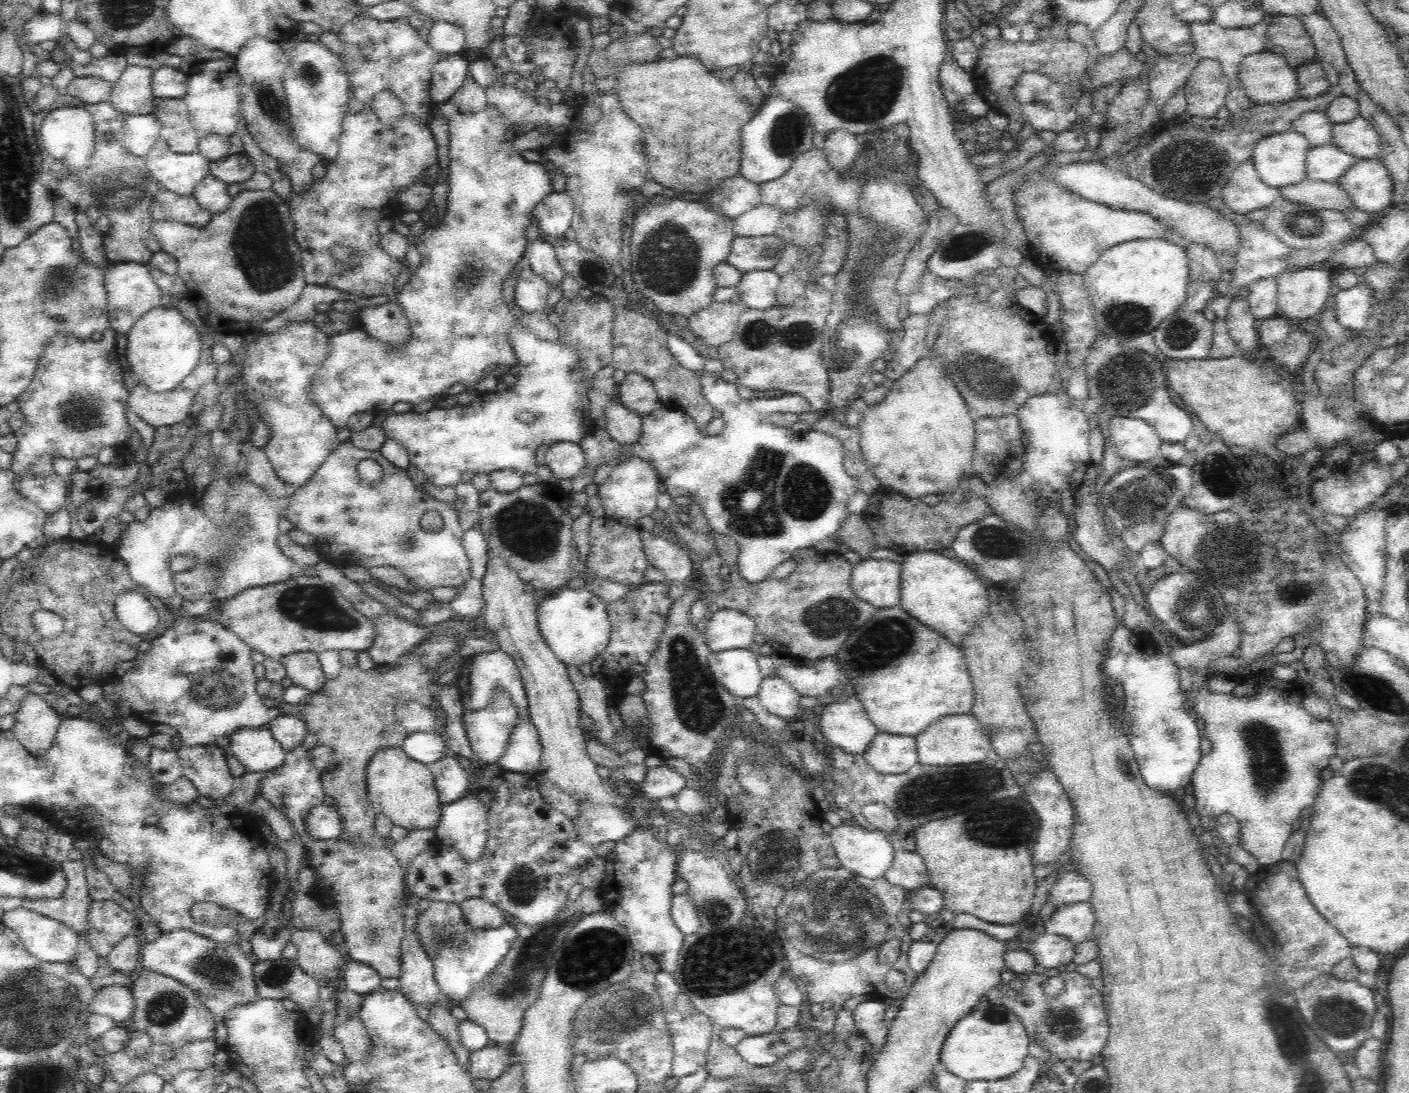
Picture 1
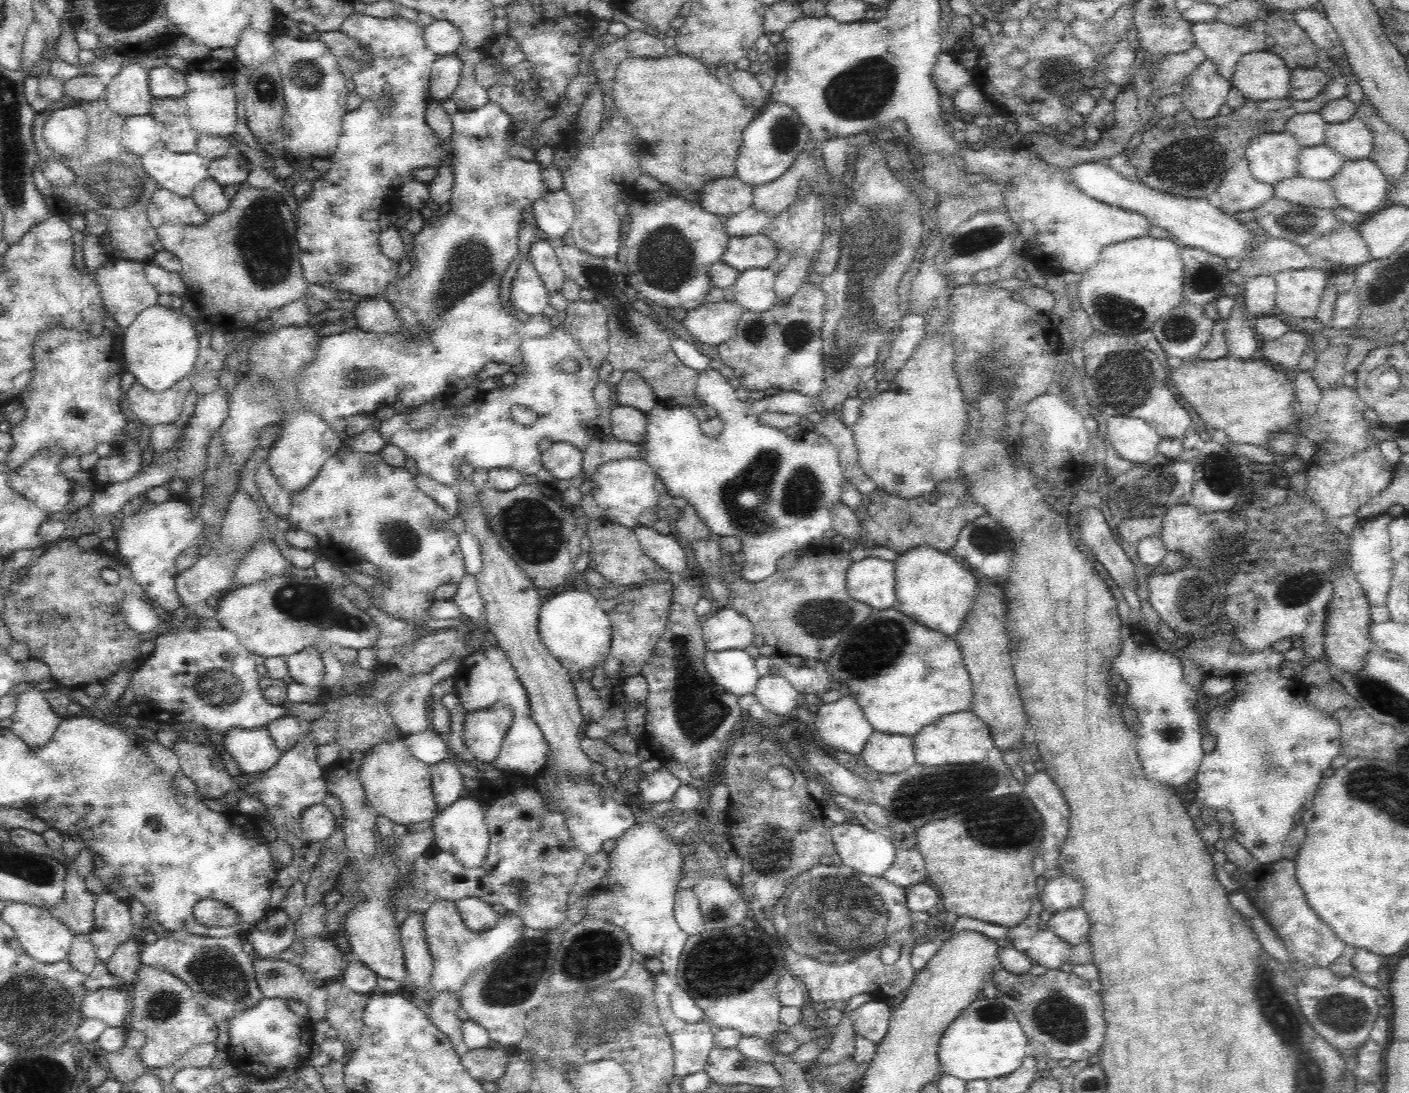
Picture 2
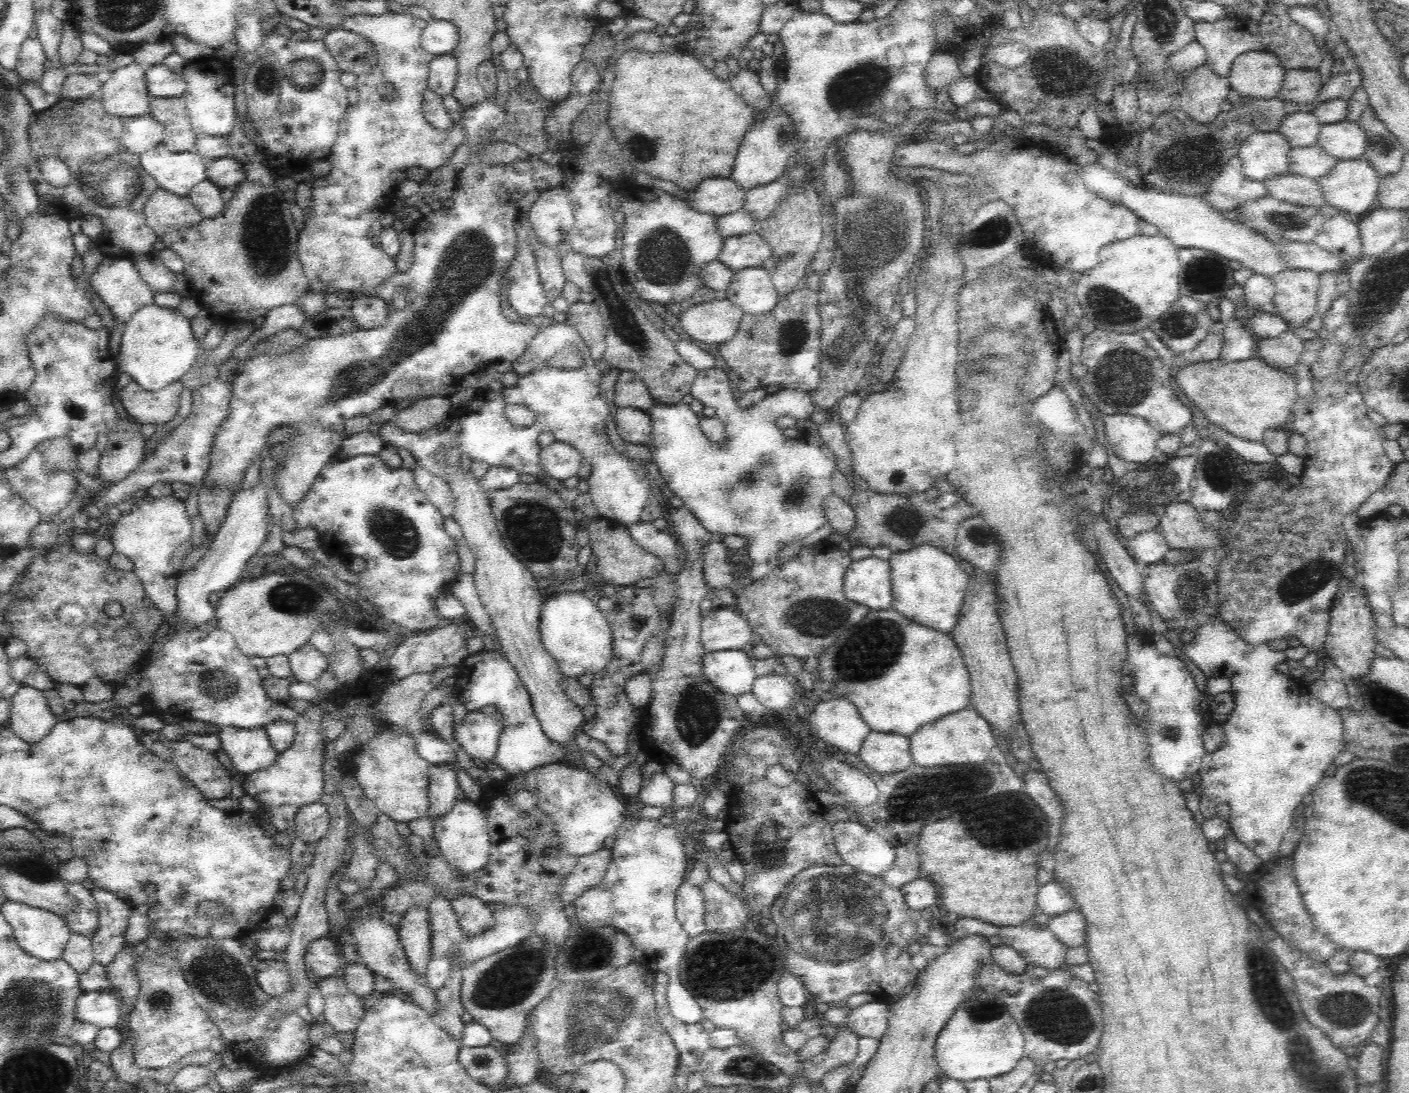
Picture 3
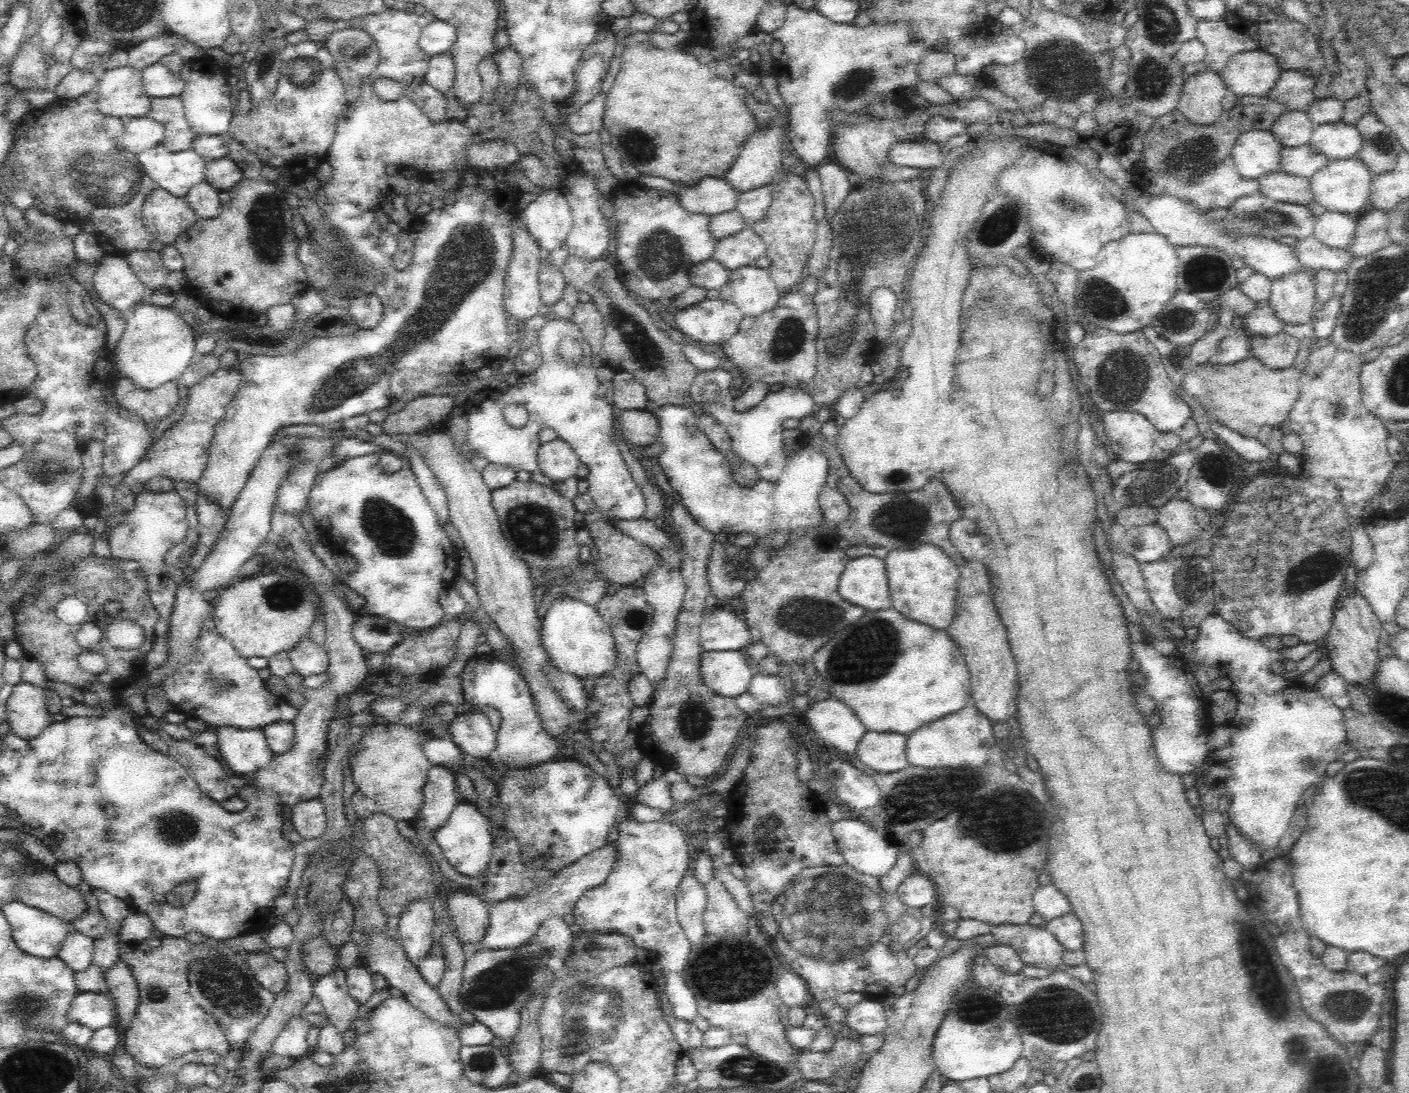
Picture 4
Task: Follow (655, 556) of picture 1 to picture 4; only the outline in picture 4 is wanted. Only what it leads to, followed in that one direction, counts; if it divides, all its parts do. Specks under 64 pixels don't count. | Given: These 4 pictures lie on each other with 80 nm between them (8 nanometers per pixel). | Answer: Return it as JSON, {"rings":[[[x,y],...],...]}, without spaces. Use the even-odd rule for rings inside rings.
{"rings":[[[644,517],[635,520],[610,520],[622,533],[627,534],[639,541],[640,544],[658,551],[663,547],[673,547],[671,538],[653,520],[646,520]]]}

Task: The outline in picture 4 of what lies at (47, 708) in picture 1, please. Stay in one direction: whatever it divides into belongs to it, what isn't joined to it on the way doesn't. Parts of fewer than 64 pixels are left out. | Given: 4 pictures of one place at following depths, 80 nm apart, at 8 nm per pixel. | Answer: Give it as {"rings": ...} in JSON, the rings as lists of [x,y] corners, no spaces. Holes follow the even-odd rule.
{"rings":[[[23,680],[14,684],[5,703],[8,731],[28,740],[36,738],[51,723],[43,690]]]}

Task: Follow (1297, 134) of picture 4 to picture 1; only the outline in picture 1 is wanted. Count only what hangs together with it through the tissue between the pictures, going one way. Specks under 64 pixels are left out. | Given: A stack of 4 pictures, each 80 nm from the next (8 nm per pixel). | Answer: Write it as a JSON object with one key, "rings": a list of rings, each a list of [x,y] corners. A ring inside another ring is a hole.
{"rings":[[[1308,111],[1294,119],[1292,130],[1302,134],[1312,148],[1331,143],[1332,124],[1325,112]]]}

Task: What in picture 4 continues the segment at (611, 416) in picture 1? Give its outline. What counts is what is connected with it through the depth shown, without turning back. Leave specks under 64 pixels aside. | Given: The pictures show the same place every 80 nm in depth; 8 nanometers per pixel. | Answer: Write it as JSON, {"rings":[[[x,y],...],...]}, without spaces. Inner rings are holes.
{"rings":[[[654,408],[625,410],[619,417],[619,429],[630,444],[648,446],[659,440],[658,419]]]}

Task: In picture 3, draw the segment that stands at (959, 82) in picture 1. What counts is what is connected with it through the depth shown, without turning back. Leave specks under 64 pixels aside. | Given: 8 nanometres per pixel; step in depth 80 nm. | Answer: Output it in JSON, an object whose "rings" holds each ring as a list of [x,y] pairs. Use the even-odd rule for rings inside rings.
{"rings":[[[937,49],[929,58],[924,70],[924,79],[932,90],[946,90],[952,82],[963,75],[959,68],[959,58],[951,51]]]}

